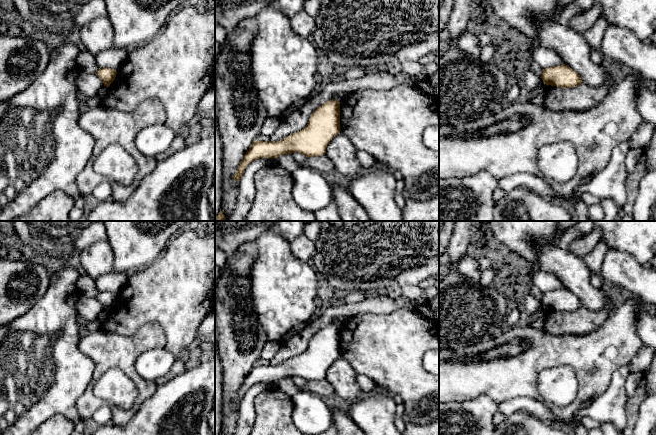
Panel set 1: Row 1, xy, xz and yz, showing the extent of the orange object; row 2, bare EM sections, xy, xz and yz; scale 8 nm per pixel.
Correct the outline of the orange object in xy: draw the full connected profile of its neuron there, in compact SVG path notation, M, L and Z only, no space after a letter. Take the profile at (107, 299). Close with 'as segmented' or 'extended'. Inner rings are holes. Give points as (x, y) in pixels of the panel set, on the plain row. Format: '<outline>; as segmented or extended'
M100 292L95 297L104 307L104 310L109 311L116 301L117 295L111 292Z; as segmented

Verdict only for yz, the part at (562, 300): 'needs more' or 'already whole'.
already whole

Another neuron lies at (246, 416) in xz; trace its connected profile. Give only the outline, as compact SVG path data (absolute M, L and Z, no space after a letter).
M260 382L248 388L239 405L239 415L233 435L249 435L255 419L254 400L260 393L273 389L272 382Z

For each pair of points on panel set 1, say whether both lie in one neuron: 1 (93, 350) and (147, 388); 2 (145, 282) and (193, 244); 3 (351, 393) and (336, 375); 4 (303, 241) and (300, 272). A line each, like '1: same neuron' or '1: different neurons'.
1: same neuron
2: same neuron
3: same neuron
4: different neurons

